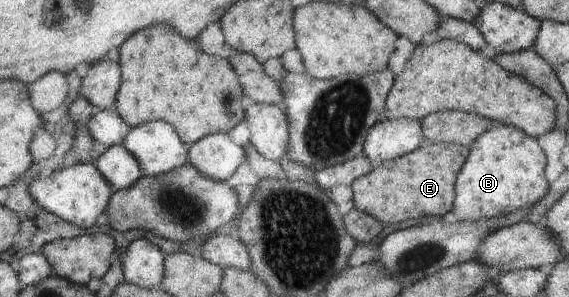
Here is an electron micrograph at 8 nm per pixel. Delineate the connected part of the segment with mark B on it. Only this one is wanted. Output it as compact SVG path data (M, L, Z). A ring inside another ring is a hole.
M498 124L498 127L488 129L469 145L466 159L457 173L453 185L454 197L451 209L454 217L460 222L478 222L505 216L535 204L549 188L545 178L546 163L538 142L516 126Z

